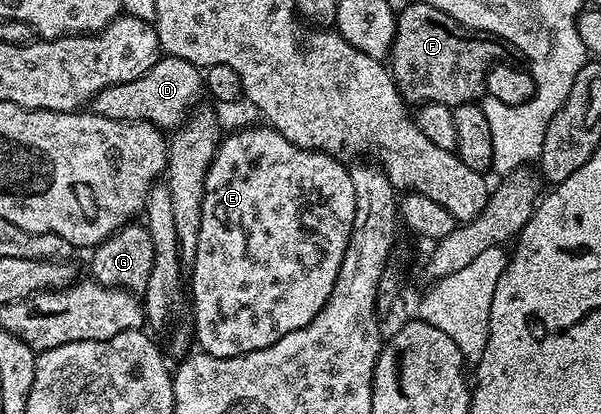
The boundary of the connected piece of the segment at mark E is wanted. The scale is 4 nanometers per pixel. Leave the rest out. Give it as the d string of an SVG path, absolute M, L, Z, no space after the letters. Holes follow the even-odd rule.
M268 125L262 127L253 127L250 131L237 131L234 135L226 134L220 145L217 147L215 157L211 161L211 165L207 169L207 177L205 178L205 192L203 193L203 221L199 221L199 249L195 253L195 261L191 268L193 274L193 287L191 283L191 299L193 295L193 327L191 326L192 334L195 336L195 343L197 343L204 354L211 357L235 357L236 355L246 355L255 349L267 349L267 345L271 345L275 341L279 341L279 337L283 337L287 333L291 333L295 329L305 327L313 318L321 312L323 305L331 297L331 289L335 285L335 277L339 273L339 265L343 261L343 253L347 249L347 241L351 237L351 229L355 221L355 185L351 185L351 177L349 176L349 167L346 166L340 158L332 155L325 155L321 151L308 151L302 147L296 147L291 141L287 141L287 137L283 137L277 131L273 130ZM261 219L265 222L265 227L269 232L266 233L265 251L261 248Z

